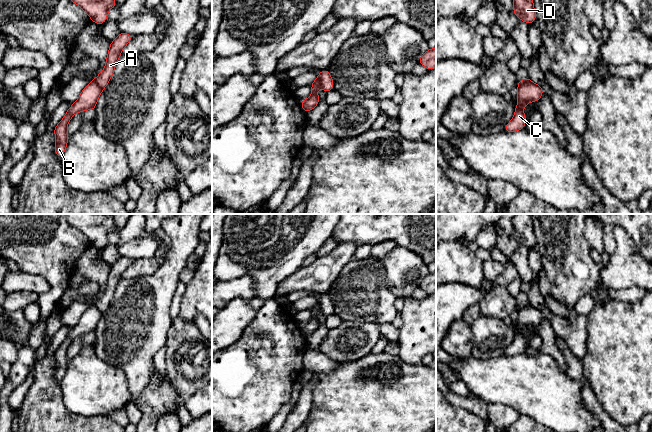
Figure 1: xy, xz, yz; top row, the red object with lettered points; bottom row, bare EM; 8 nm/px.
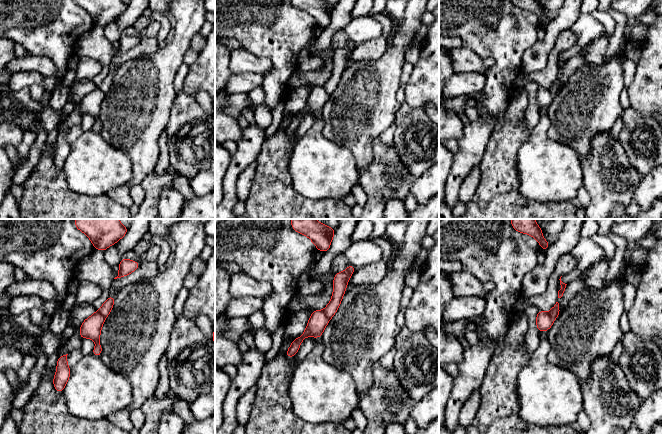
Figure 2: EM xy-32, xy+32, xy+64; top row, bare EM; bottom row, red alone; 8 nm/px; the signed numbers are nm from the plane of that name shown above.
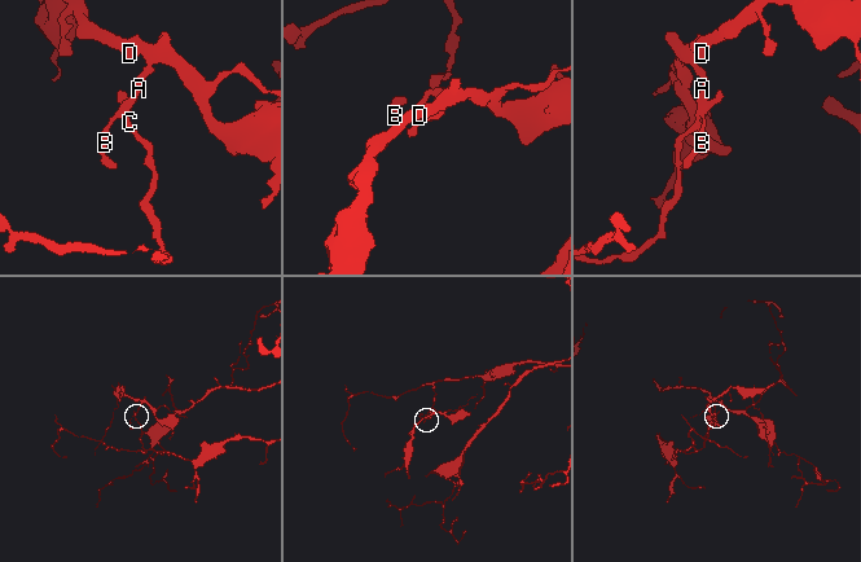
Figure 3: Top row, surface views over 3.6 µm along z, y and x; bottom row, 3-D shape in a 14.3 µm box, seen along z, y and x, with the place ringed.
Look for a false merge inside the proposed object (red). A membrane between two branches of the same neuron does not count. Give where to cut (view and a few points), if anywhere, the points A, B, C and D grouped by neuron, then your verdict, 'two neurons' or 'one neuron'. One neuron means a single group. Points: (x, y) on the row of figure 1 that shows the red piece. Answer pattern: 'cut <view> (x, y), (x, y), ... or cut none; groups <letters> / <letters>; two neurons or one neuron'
cut yz (530, 81), (518, 86); groups A D / B C; two neurons

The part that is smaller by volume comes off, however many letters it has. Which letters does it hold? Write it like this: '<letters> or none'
A, D

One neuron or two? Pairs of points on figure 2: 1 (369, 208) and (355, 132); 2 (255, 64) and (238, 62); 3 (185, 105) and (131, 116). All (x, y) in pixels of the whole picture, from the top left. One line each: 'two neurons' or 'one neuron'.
1: two neurons
2: one neuron
3: two neurons

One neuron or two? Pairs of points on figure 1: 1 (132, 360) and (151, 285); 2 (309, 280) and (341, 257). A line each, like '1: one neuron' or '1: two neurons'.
1: one neuron
2: one neuron

